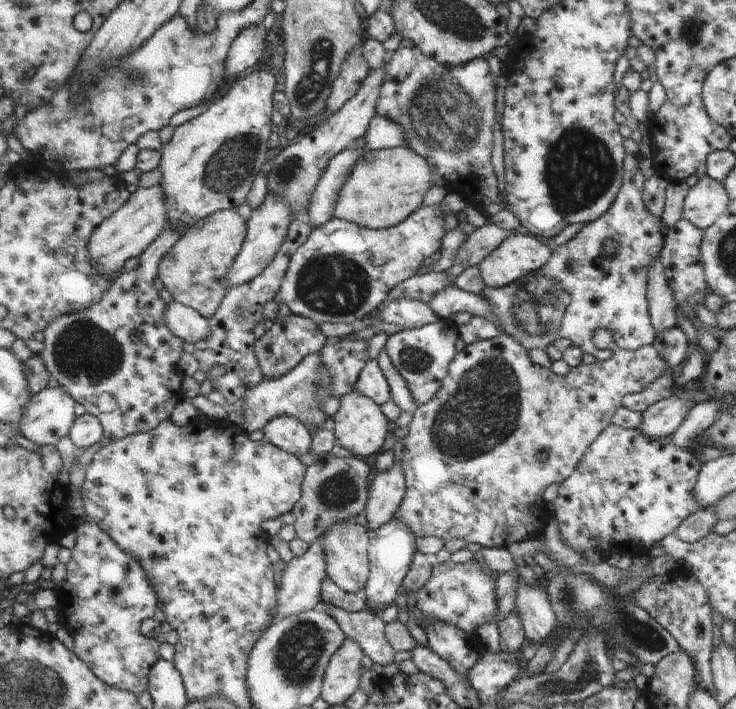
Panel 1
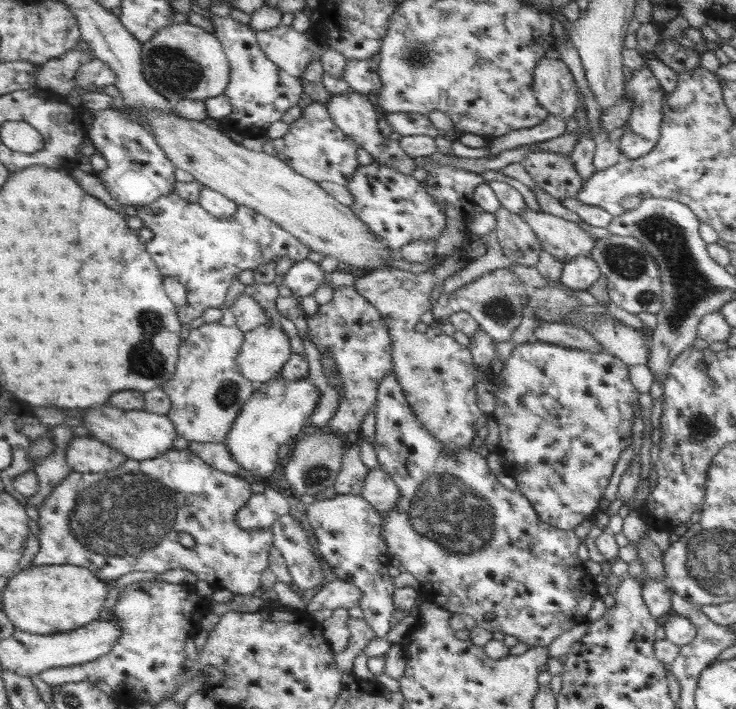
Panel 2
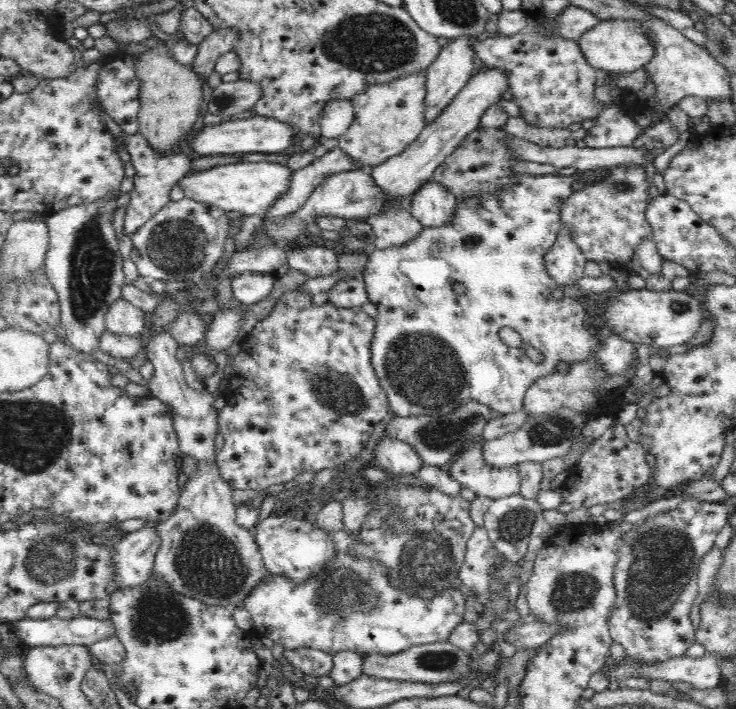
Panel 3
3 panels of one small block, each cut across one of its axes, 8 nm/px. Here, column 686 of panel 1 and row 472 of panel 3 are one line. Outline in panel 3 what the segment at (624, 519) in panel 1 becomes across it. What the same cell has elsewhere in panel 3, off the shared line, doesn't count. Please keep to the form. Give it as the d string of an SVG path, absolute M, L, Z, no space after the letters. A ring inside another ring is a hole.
M480 438L476 444L468 446L454 464L450 464L452 478L462 486L470 488L480 498L508 498L514 494L520 494L522 480L516 470L516 466L494 470L484 462L484 438Z

